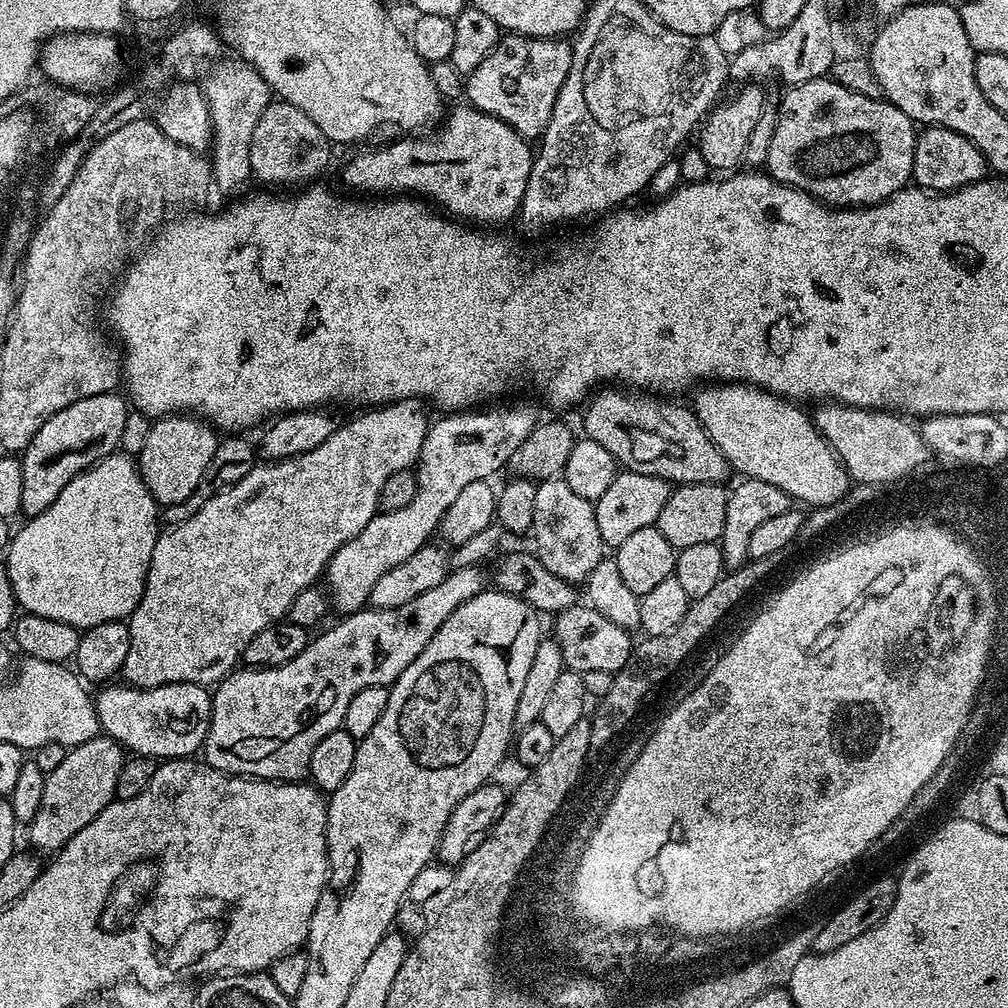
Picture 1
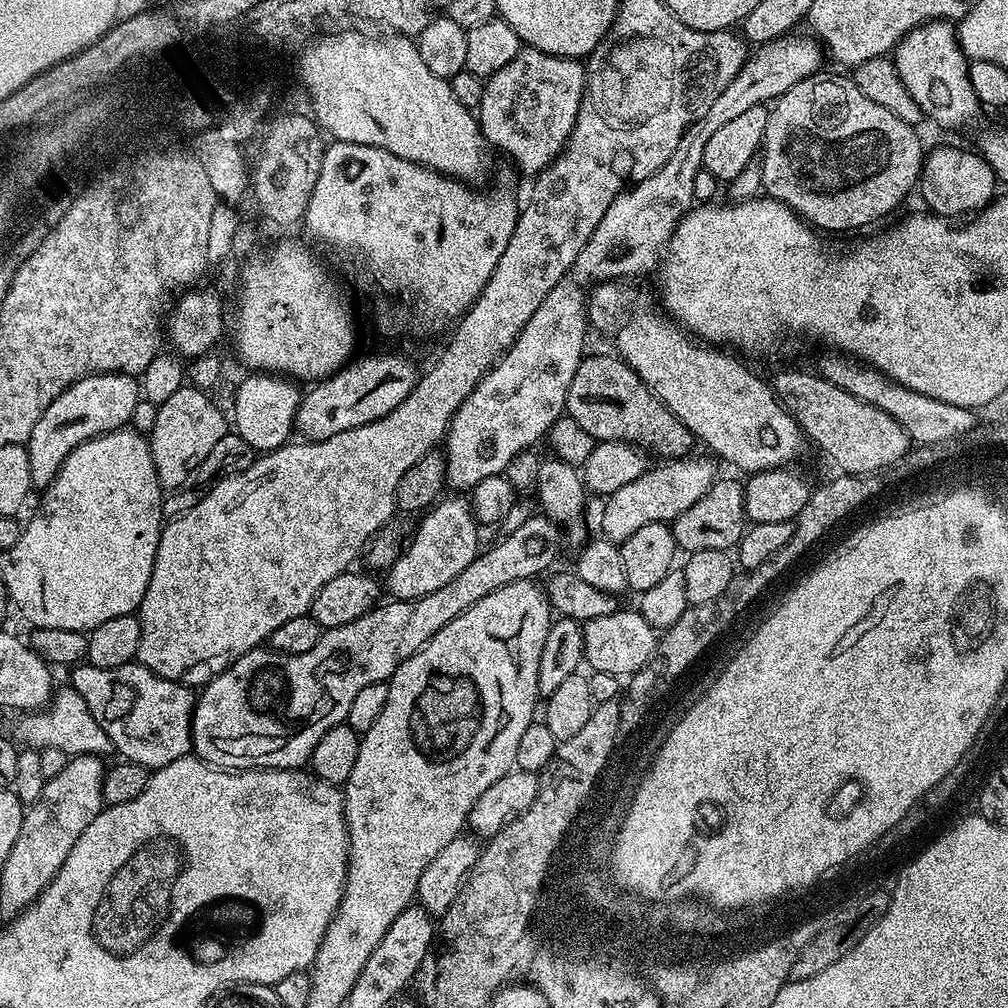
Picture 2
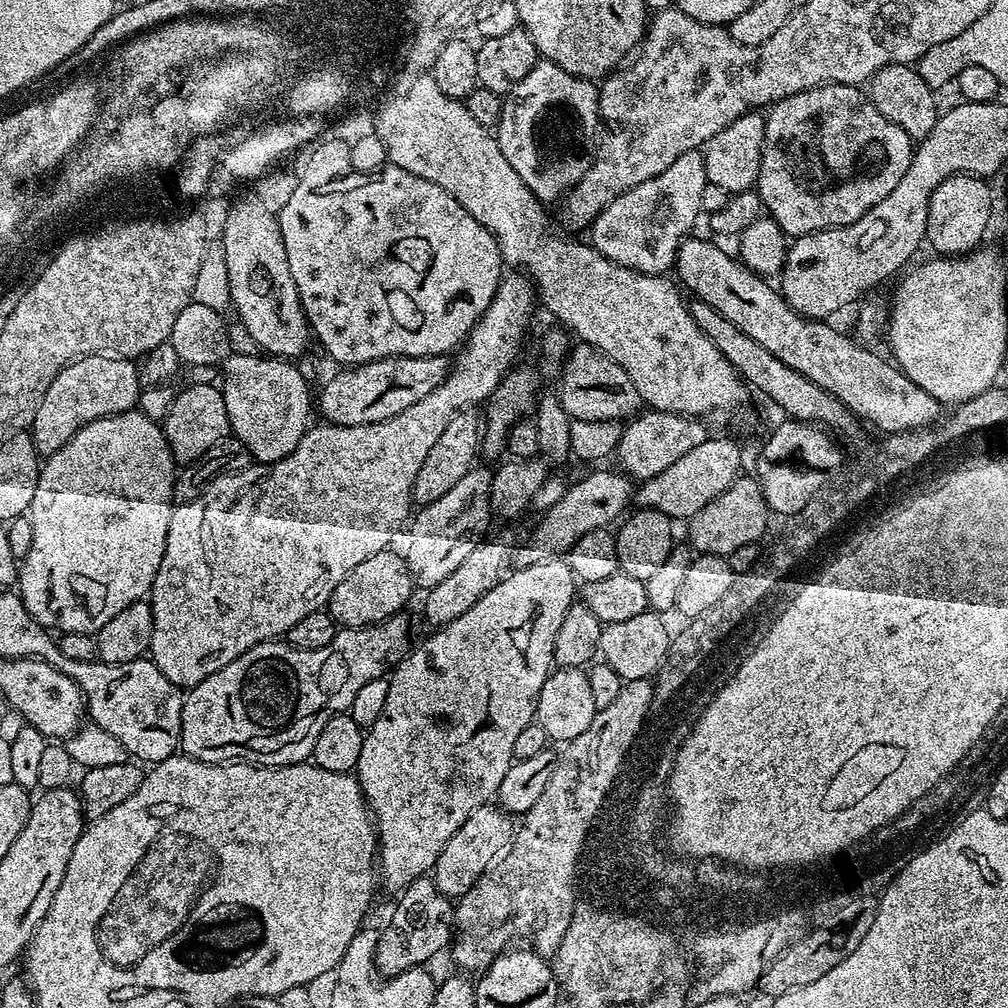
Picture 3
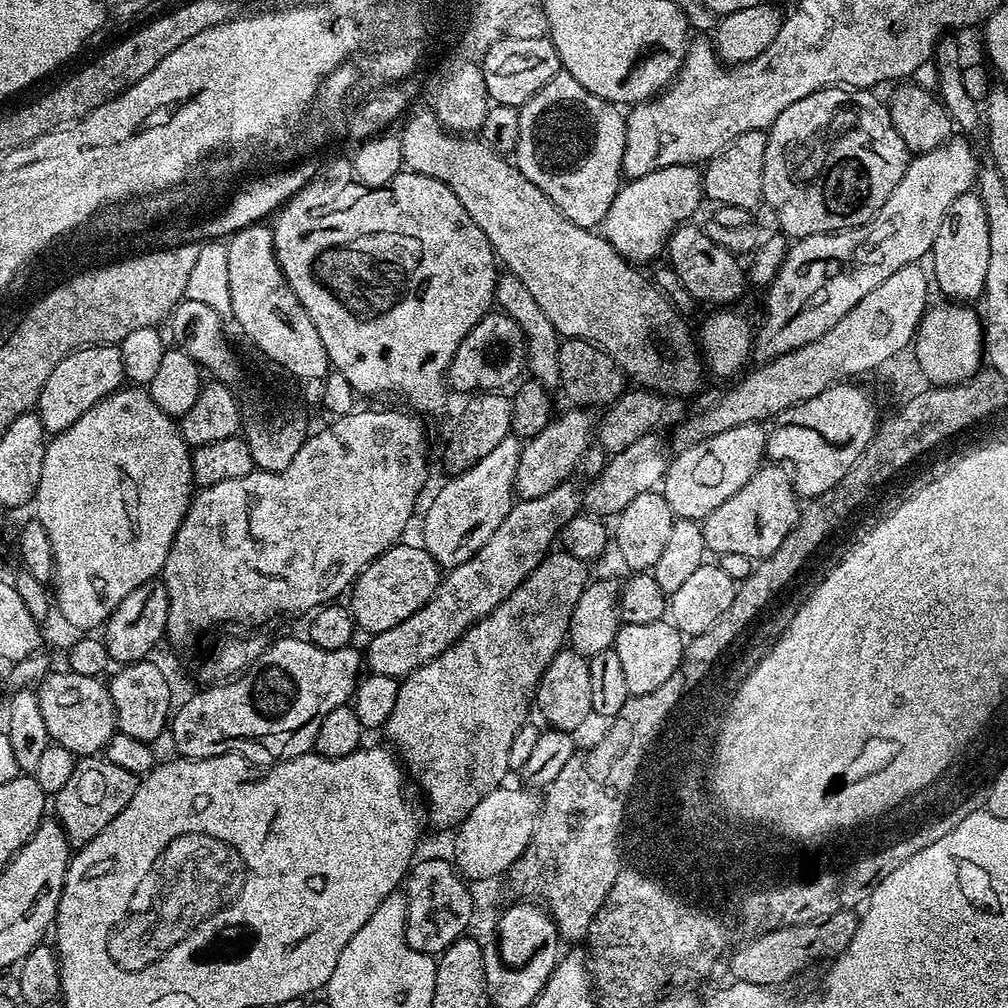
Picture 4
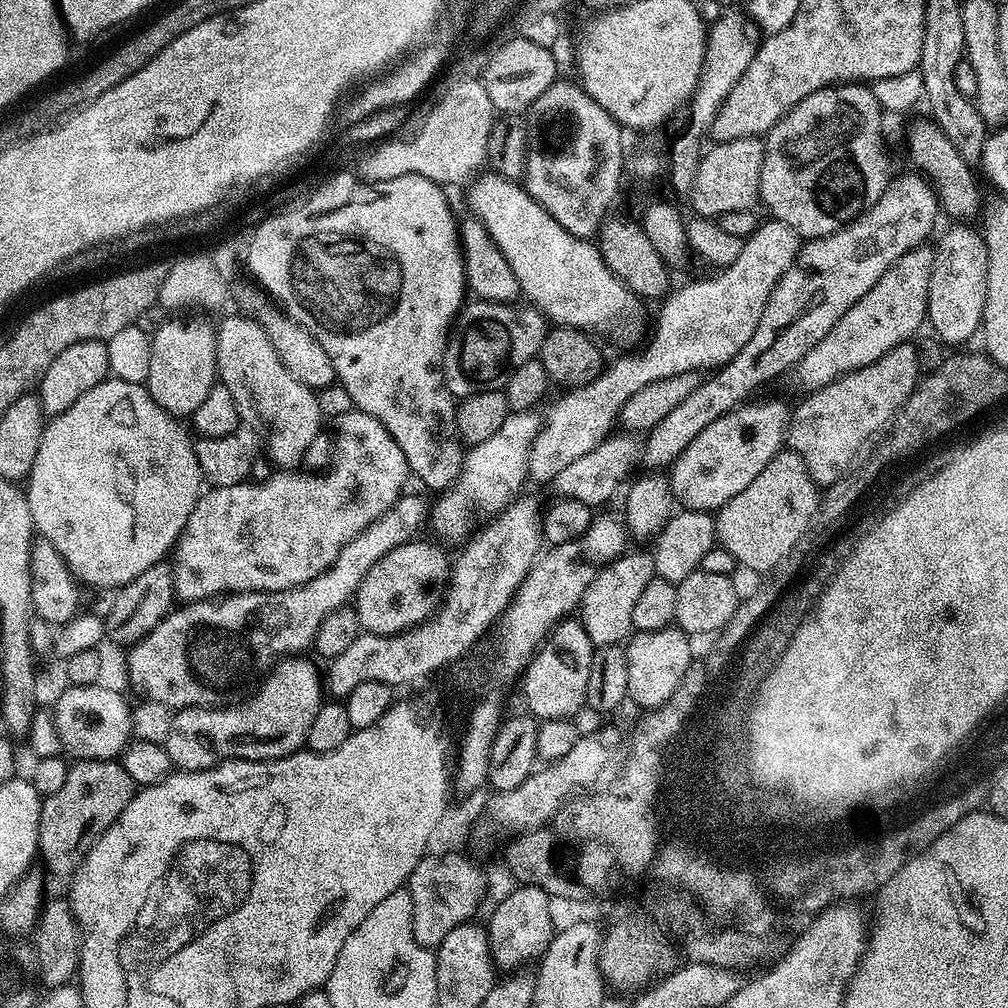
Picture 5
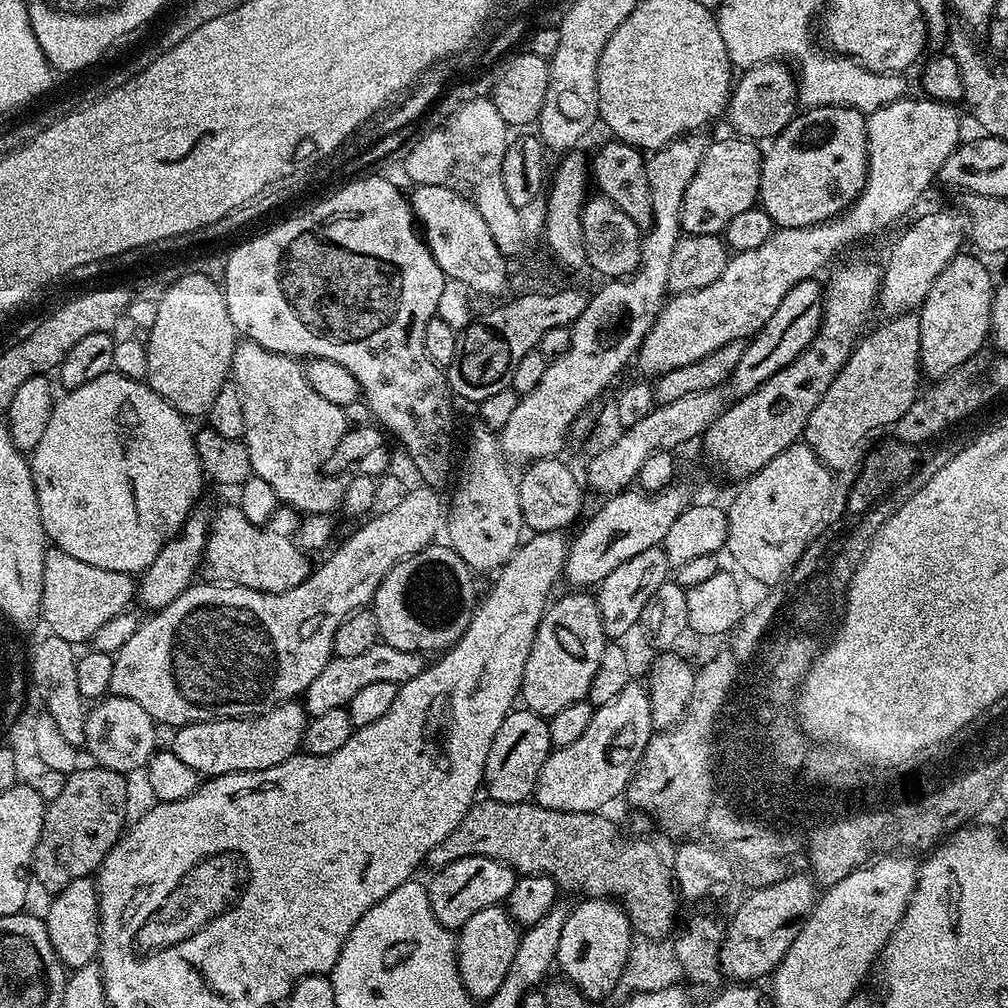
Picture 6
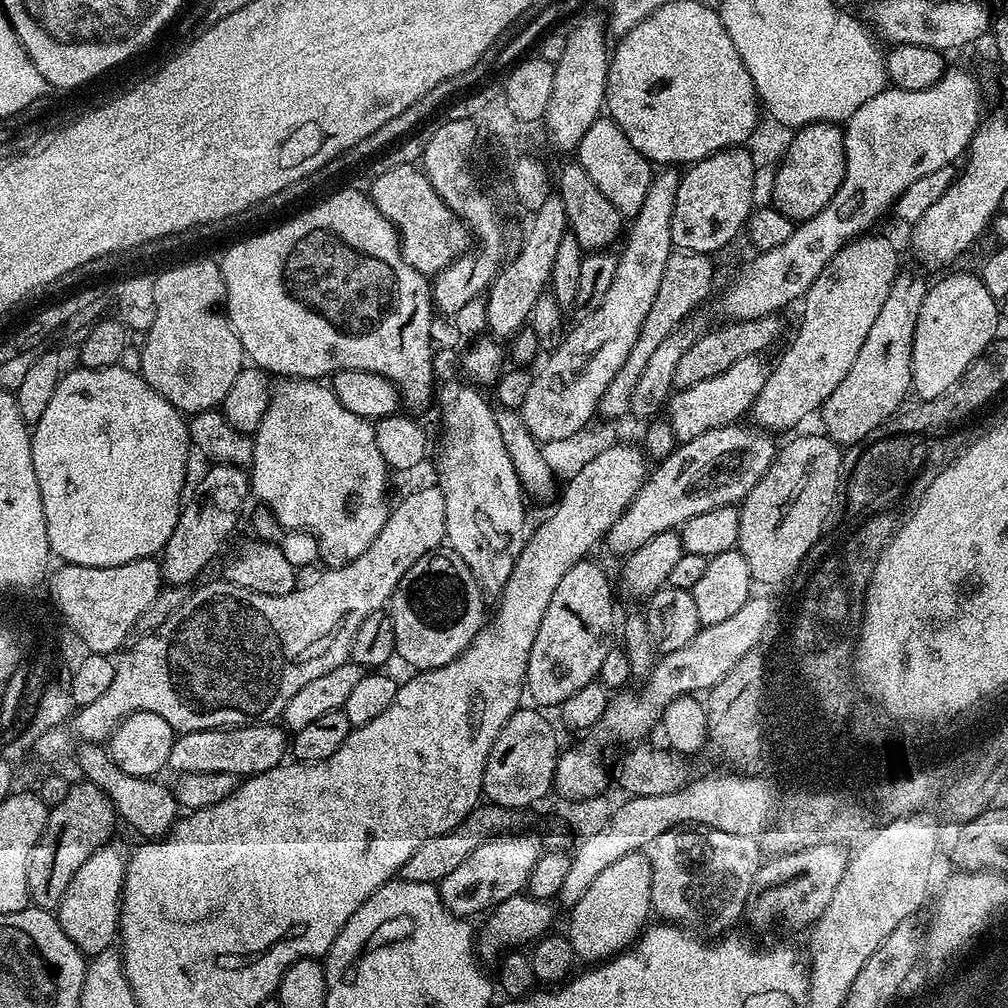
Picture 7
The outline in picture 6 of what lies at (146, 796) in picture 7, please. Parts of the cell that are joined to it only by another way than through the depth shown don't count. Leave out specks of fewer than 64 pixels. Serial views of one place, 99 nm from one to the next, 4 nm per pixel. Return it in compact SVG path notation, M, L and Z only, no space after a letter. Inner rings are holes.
M47 637L48 640L40 641L34 648L33 652L30 652L29 657L29 679L33 689L37 690L41 700L44 702L43 707L48 712L54 722L62 733L63 737L69 744L77 748L83 747L85 742L85 705L83 700L78 694L78 682L75 677L75 671L77 669L77 653L75 647L66 643L64 640L59 640L56 637Z

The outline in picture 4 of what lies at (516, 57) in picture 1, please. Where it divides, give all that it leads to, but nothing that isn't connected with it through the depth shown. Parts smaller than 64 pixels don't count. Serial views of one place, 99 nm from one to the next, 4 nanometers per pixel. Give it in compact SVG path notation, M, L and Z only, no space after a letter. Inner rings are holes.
M559 71L550 77L541 88L537 88L528 100L520 105L520 122L516 129L516 168L554 202L554 206L570 222L583 228L595 229L603 225L606 210L614 202L616 191L622 183L621 158L624 153L624 116L621 109L608 100L590 94L582 82L575 80L569 72Z

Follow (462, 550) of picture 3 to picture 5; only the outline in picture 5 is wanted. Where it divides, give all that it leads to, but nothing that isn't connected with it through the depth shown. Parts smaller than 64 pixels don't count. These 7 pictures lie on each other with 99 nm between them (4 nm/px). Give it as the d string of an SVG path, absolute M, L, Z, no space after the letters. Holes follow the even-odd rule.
M536 410L509 411L506 422L502 422L491 438L473 444L465 451L460 479L443 494L437 495L436 505L433 503L430 508L430 528L432 524L441 541L467 541L473 535L472 527L480 515L495 517L525 491L524 480L529 479L528 460L532 444L542 427L542 416L538 413Z

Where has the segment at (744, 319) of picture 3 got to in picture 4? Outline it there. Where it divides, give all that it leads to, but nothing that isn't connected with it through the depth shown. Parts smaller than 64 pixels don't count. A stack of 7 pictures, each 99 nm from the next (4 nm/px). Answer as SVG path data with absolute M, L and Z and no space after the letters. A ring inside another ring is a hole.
M685 222L677 225L668 238L666 249L667 263L674 274L682 282L682 286L693 295L698 302L704 300L708 306L732 306L744 292L746 284L746 268L739 264L737 253L728 252L709 238L703 227L696 222Z

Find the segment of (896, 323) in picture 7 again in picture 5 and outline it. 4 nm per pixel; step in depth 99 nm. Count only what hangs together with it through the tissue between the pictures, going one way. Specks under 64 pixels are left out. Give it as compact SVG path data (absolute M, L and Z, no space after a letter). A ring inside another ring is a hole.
M909 342L894 346L878 362L870 366L862 366L850 374L840 376L834 382L822 386L817 392L807 393L800 405L791 409L792 422L788 426L786 444L791 451L797 452L806 462L806 470L817 485L829 486L838 479L851 465L856 455L862 452L863 444L868 436L872 436L883 424L892 420L902 405L908 401L910 394L916 389L921 379L920 356L916 353L915 343Z

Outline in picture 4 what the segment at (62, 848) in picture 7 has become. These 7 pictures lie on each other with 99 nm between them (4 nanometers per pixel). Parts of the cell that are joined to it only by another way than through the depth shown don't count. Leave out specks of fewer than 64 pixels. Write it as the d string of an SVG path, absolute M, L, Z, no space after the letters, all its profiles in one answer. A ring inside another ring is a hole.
M103 755L85 756L77 759L74 774L66 781L62 790L54 793L56 800L55 819L60 821L62 830L66 834L69 845L83 846L98 838L122 810L134 798L138 777L130 770L122 770L122 766L114 766Z

